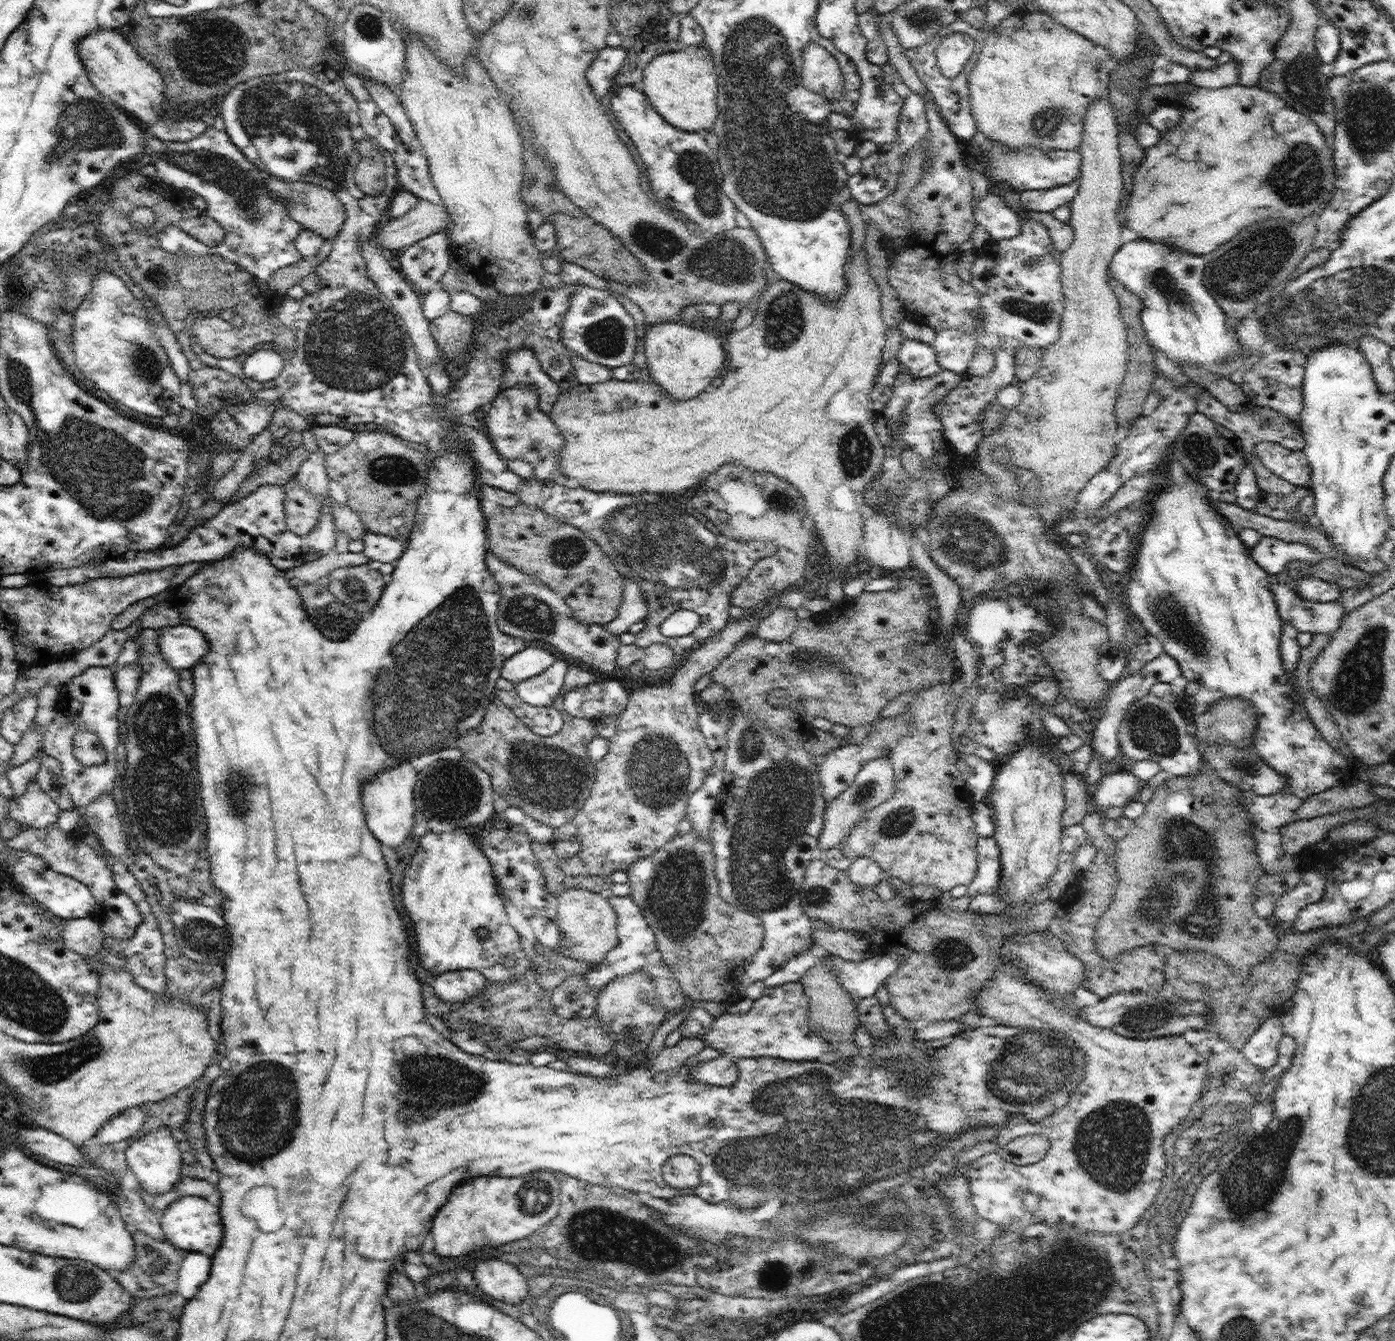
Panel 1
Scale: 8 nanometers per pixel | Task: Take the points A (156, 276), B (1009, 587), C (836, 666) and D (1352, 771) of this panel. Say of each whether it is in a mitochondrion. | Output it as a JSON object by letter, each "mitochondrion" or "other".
{"A":"mitochondrion","B":"mitochondrion","C":"mitochondrion","D":"other"}

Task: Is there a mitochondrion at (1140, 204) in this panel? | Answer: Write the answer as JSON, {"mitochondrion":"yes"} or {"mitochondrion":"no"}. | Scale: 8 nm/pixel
{"mitochondrion":"no"}

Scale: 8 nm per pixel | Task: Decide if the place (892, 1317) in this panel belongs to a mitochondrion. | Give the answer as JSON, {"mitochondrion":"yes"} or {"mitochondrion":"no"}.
{"mitochondrion":"yes"}

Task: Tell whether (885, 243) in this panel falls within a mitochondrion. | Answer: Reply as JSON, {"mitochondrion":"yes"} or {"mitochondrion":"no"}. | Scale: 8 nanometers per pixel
{"mitochondrion":"no"}

